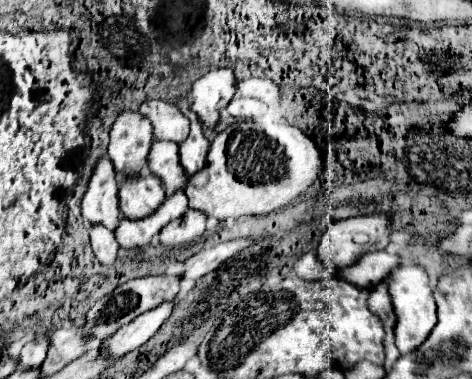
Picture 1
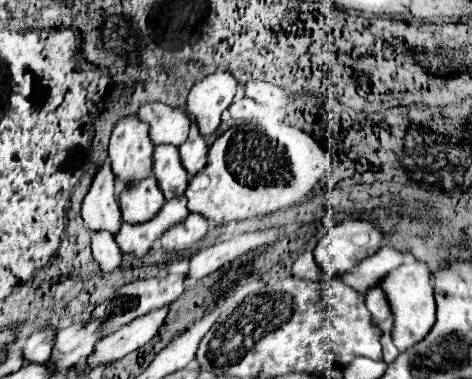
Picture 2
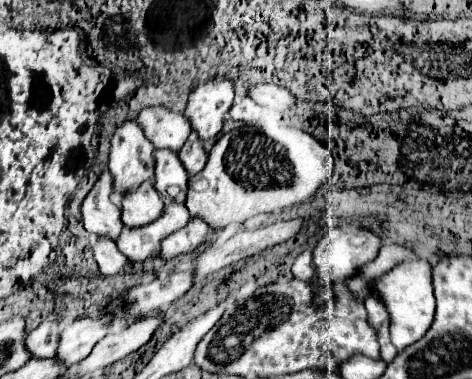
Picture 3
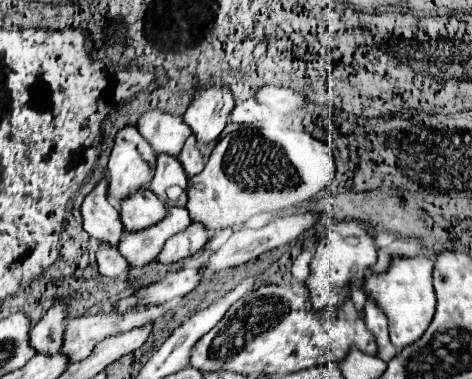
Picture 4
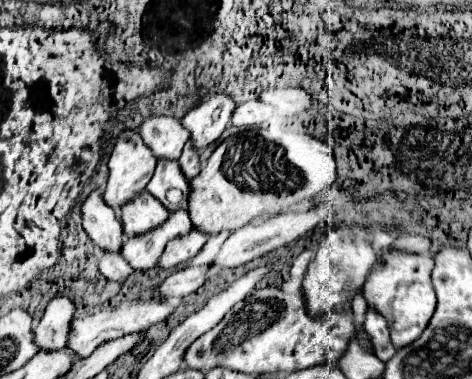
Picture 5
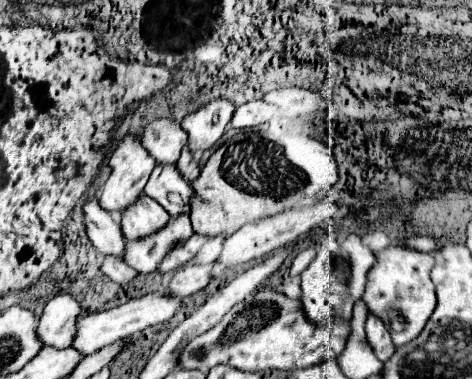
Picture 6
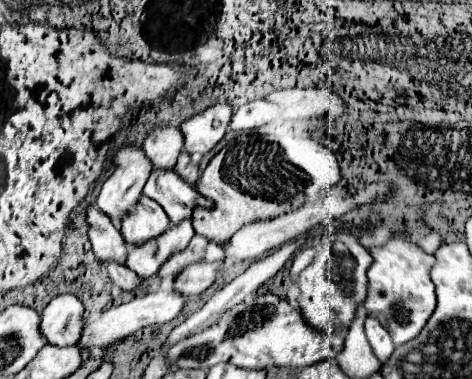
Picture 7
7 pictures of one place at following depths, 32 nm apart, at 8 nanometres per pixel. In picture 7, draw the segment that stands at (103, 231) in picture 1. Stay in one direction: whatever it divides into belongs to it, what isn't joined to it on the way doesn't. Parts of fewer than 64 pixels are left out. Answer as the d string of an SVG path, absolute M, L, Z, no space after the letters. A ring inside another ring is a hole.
M108 262L108 264L104 264L104 268L108 270L112 282L114 282L122 292L132 294L132 292L138 290L138 286L140 286L140 278L138 278L132 270L128 270L126 266L120 266L120 264L114 264L114 262Z

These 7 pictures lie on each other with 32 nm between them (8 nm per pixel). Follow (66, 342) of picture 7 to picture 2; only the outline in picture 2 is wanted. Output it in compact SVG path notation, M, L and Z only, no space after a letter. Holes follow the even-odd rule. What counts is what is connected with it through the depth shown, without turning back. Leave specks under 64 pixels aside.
M46 324L42 330L36 330L26 342L24 342L24 356L26 362L44 362L52 354L54 348L54 338L56 338L56 328Z

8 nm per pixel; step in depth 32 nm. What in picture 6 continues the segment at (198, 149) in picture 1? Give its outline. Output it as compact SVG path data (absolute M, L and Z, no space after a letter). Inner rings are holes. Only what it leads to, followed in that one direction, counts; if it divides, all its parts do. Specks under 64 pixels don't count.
M188 148L182 150L182 154L180 154L178 162L176 162L176 168L184 176L184 180L188 180L188 182L196 180L196 176L200 174L200 166L196 164L196 160L192 158L192 152L188 152Z

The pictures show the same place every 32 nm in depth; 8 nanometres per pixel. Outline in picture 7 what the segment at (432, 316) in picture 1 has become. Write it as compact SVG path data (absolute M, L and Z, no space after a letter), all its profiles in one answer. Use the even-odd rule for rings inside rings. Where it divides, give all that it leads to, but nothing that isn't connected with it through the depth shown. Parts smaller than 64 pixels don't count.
M406 228L396 230L386 244L372 246L370 254L374 262L368 268L368 298L364 306L368 316L386 322L386 328L396 346L406 344L420 334L436 306L434 284L430 280L434 256L426 254L416 244L416 236Z

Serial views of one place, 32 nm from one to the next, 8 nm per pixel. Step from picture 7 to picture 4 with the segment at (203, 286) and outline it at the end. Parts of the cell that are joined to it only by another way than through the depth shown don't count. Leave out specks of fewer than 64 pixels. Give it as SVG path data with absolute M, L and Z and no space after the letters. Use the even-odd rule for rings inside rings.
M186 268L178 272L170 272L166 278L160 282L154 282L132 296L132 302L136 306L146 306L146 304L168 304L174 300L180 300L188 292L192 292L200 284L202 270L200 268Z

